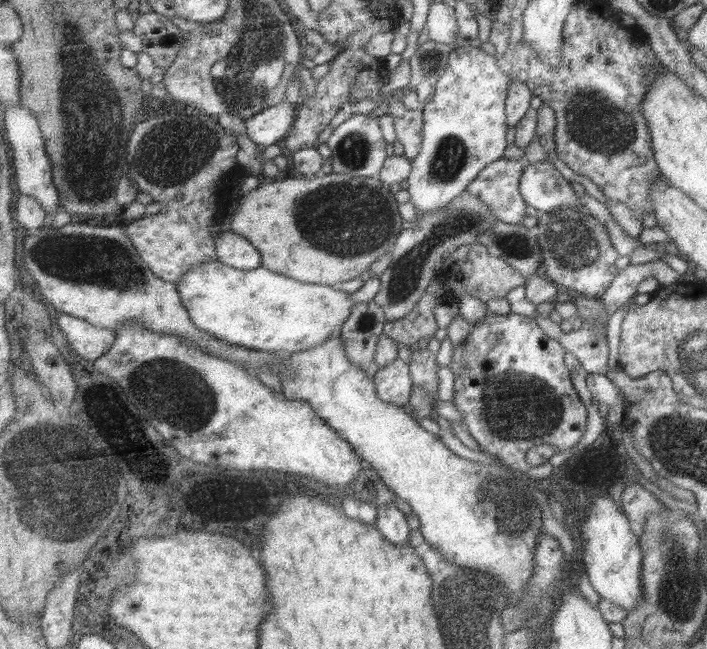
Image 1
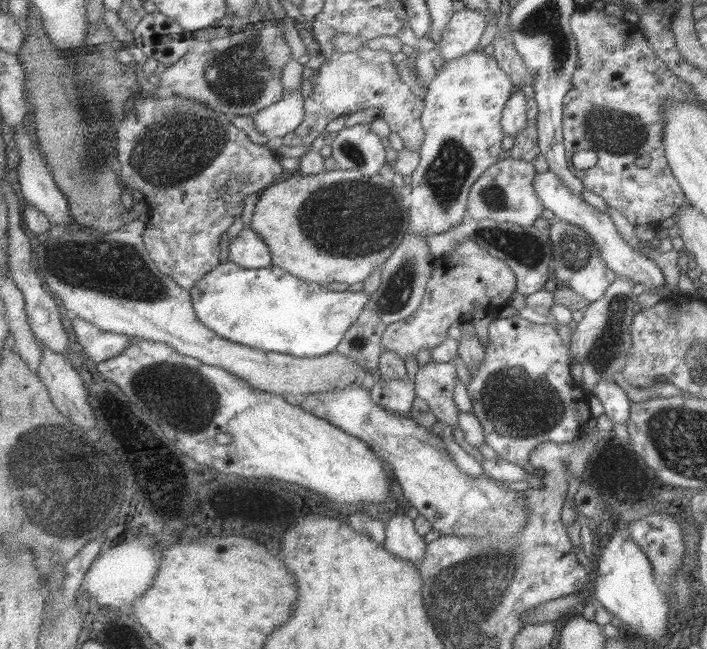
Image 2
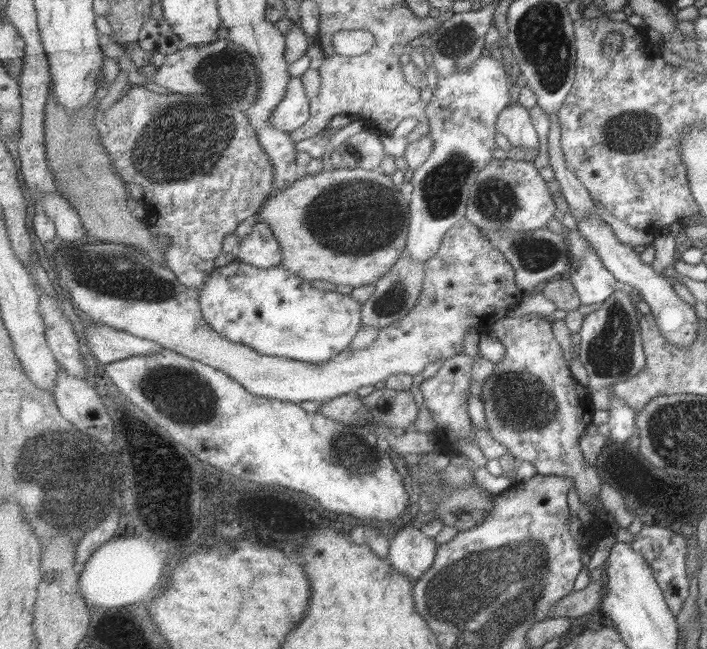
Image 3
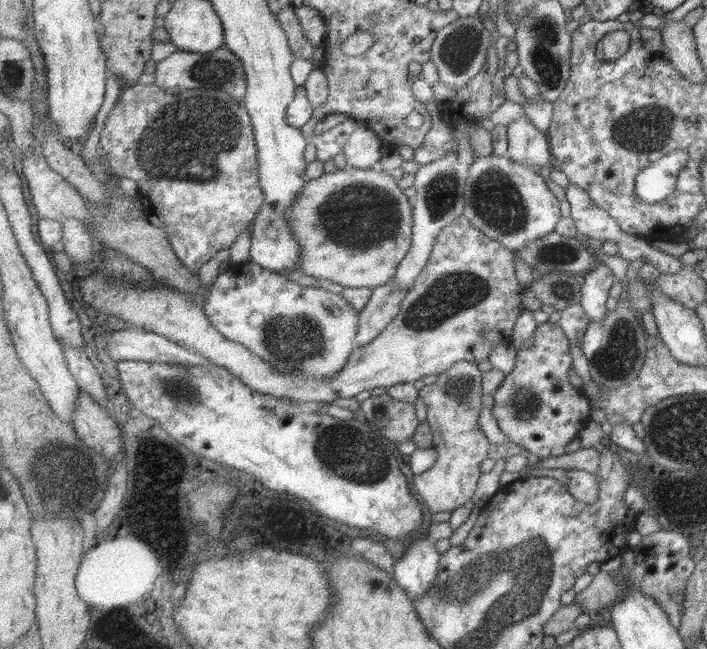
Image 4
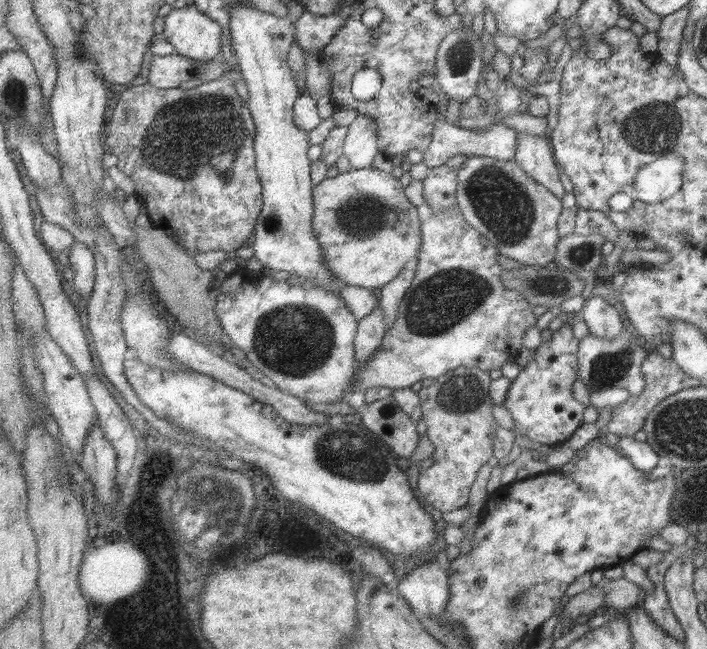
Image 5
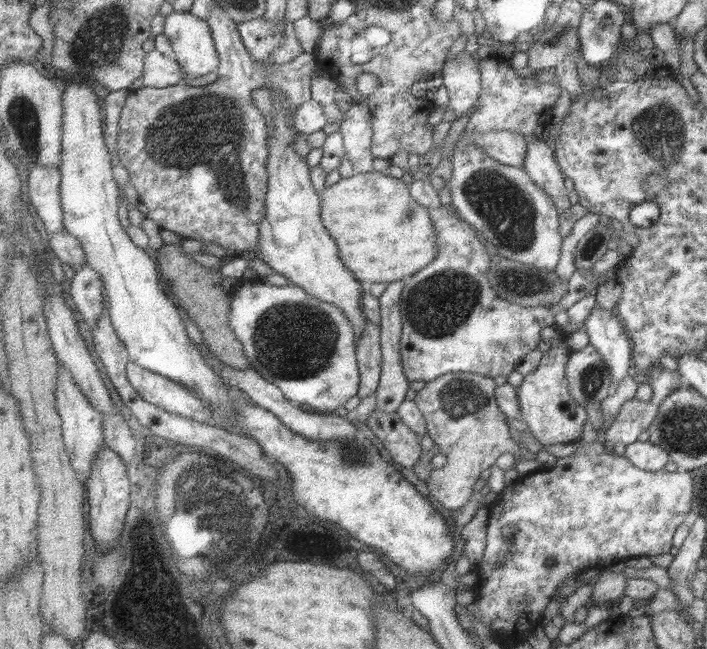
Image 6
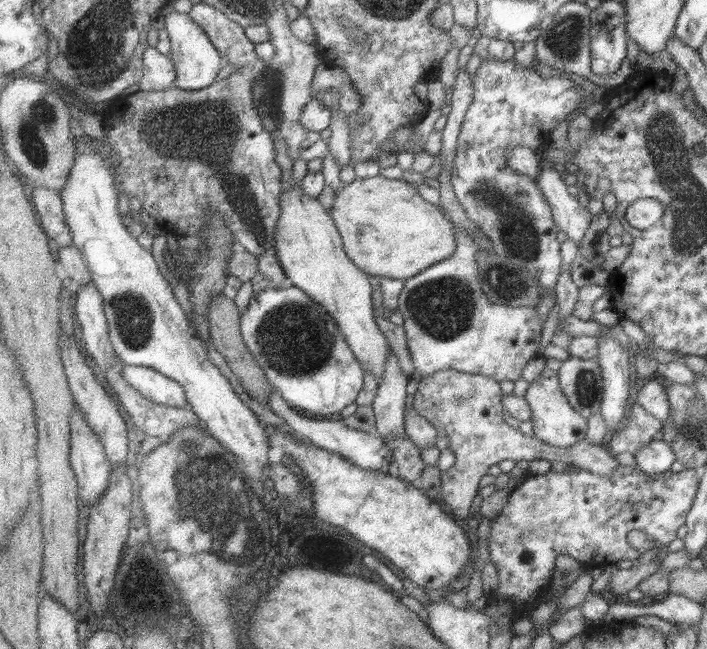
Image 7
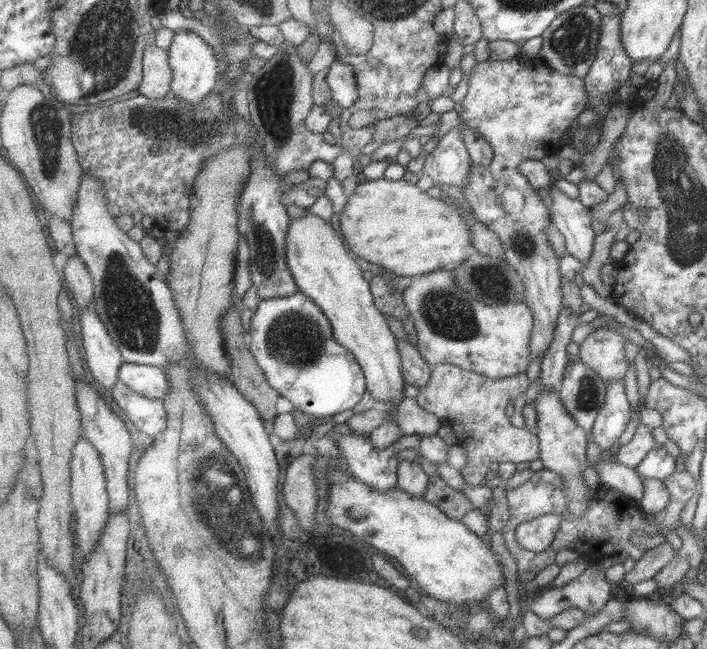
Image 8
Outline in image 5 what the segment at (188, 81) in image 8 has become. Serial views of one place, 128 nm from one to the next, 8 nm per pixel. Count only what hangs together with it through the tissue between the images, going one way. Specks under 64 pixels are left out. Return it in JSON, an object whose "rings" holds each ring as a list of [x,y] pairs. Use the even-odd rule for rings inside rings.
{"rings":[[[193,4],[177,9],[165,17],[164,36],[177,48],[180,56],[209,63],[221,56],[223,28]]]}

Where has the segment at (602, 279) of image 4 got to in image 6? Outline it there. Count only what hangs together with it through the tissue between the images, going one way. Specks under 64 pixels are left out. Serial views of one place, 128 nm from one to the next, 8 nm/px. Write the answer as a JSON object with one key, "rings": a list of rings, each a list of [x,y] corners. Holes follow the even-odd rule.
{"rings":[[[593,306],[582,326],[588,334],[588,344],[599,352],[601,360],[607,364],[614,389],[617,382],[632,369],[631,342],[623,324],[611,310]]]}

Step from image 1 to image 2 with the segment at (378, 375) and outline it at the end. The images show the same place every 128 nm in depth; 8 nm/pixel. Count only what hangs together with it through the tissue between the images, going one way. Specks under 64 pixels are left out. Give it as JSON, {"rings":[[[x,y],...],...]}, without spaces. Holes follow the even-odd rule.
{"rings":[[[381,378],[371,389],[373,400],[385,410],[391,410],[395,414],[410,416],[411,408],[417,398],[416,384],[409,378],[397,378],[387,380]]]}

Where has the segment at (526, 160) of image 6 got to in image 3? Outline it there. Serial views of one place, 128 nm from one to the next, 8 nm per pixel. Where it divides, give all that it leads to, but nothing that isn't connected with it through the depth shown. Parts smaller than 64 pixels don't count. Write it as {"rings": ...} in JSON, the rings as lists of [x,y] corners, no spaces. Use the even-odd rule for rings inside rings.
{"rings":[[[517,102],[508,104],[500,112],[496,130],[507,139],[511,147],[521,147],[527,151],[538,150],[539,140],[528,110]]]}

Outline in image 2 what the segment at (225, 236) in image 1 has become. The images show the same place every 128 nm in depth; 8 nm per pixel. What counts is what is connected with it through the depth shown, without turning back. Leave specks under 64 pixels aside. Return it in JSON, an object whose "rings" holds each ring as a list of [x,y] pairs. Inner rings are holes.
{"rings":[[[244,228],[237,238],[230,240],[229,259],[243,268],[273,267],[271,247],[257,231],[251,228]]]}

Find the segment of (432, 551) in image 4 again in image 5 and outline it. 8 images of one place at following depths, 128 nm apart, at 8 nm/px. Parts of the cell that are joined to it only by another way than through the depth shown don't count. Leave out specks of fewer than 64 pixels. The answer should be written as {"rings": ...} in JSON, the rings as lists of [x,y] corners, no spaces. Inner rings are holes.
{"rings":[[[425,562],[400,580],[397,588],[418,614],[441,617],[451,598],[449,575],[437,562]]]}

